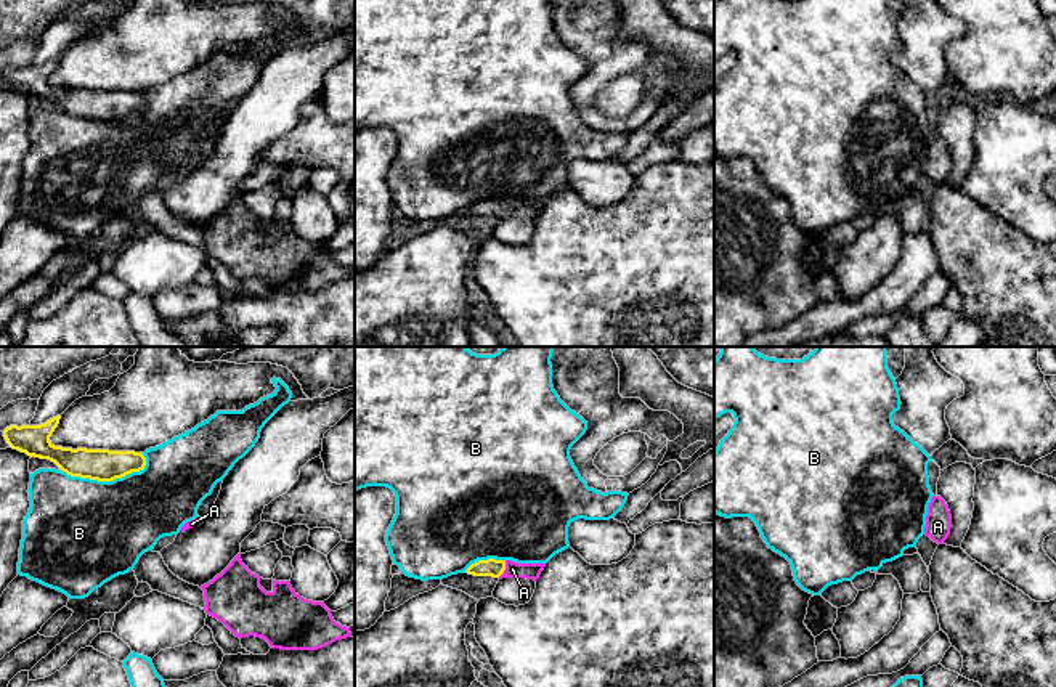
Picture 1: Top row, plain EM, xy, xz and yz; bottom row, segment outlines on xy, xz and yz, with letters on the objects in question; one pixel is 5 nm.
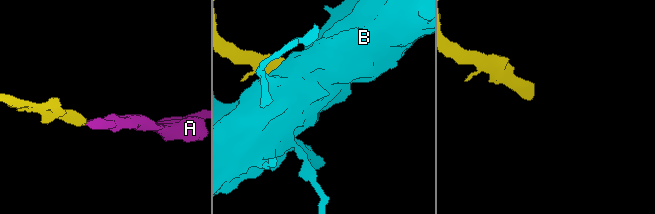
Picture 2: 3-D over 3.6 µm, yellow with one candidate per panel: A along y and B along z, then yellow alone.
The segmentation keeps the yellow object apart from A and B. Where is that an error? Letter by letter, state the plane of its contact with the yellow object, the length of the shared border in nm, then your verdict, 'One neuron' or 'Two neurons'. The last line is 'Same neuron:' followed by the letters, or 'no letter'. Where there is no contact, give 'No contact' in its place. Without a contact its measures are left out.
A: Touches yellow in xz. Shared border 100 nm. One neuron
B: Touches yellow in xy. Shared border 440 nm. Two neurons
Same neuron: A

